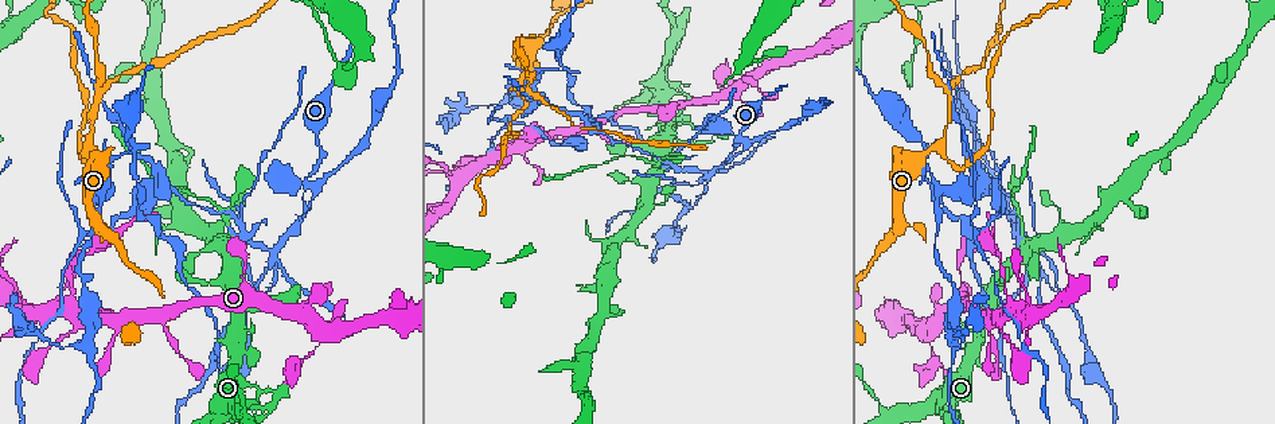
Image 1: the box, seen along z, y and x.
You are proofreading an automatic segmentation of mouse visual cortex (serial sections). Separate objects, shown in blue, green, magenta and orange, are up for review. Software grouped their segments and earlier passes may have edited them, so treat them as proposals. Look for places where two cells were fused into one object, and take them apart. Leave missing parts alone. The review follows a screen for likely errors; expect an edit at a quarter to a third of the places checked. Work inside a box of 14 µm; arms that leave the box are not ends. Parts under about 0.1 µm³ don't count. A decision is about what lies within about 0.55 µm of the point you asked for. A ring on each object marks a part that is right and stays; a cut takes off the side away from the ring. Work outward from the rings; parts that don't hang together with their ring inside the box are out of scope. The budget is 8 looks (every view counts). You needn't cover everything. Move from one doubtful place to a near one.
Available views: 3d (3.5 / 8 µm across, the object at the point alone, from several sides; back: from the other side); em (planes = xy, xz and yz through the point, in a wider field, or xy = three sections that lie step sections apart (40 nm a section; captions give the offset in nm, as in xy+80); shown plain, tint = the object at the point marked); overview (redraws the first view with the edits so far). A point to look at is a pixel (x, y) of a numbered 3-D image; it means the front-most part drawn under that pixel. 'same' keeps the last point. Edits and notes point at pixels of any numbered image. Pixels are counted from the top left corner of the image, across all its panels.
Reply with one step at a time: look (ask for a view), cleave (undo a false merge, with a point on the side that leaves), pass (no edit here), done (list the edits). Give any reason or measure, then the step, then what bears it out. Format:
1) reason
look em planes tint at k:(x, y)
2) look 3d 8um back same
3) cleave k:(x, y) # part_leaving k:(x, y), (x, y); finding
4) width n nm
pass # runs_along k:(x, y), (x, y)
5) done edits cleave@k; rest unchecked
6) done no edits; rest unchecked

thick turns thin
look 3d 8um at 1:(945, 406)

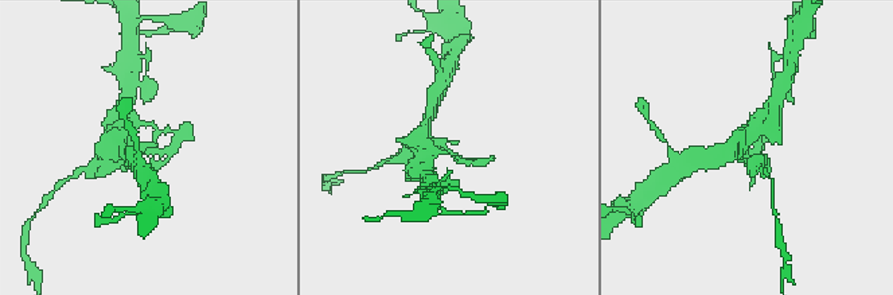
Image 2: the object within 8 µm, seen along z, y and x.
closer look
look 3d 3.5um at 2:(140, 148)

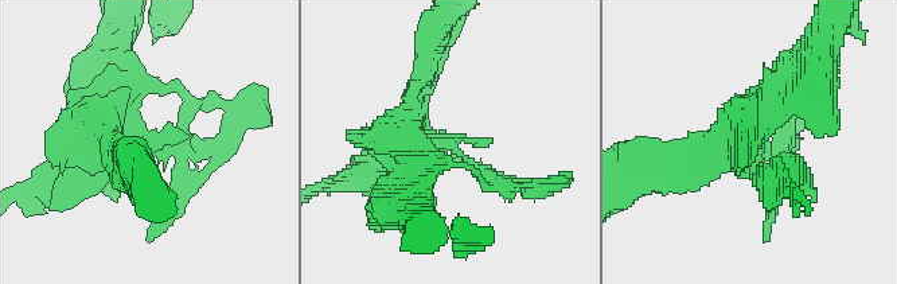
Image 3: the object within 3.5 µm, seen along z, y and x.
need the tissue
look em xy step 5 tint at 3:(149, 143)

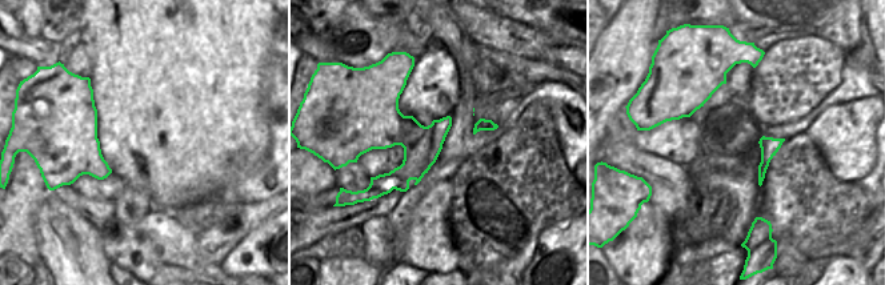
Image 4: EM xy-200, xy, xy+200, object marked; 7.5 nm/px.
cleave 3:(74, 183) # part_leaving 3:(753, 168), (802, 202); a second cell is stuck on

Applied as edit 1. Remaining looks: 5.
look overview

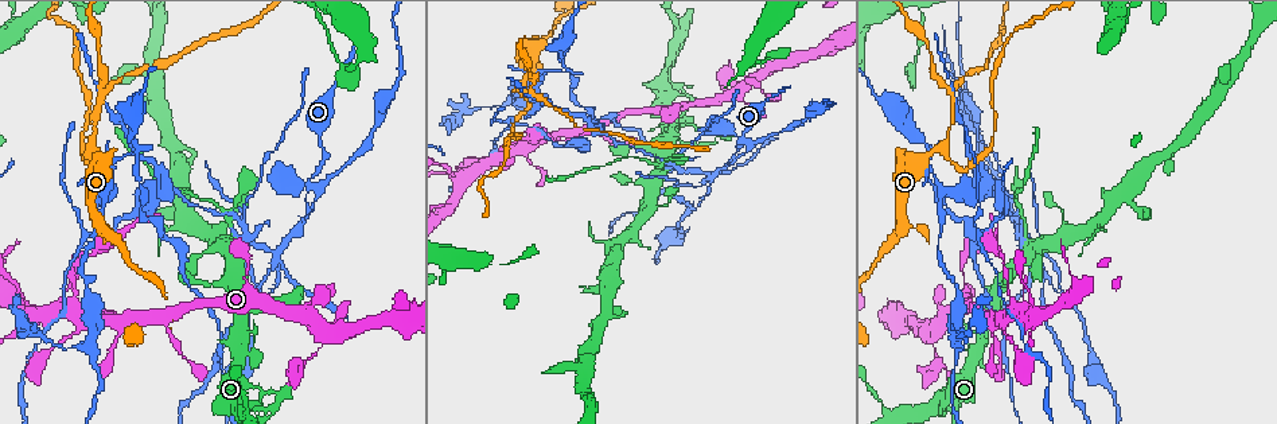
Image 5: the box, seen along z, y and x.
looks like a crossing
look 3d 8um at 5:(310, 179)

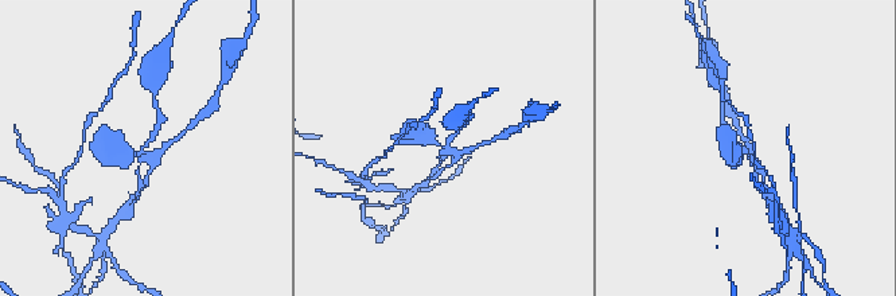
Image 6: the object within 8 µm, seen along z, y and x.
closer look
look 3d 3.5um at 6:(447, 145)

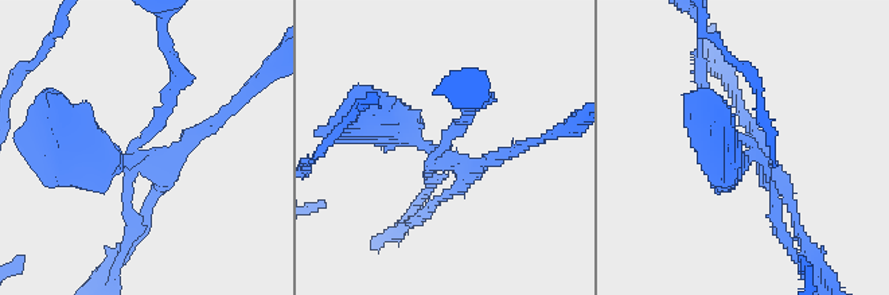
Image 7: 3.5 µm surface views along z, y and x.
shape alone is not enough
look em xy step 3 tint at 7:(140, 140)

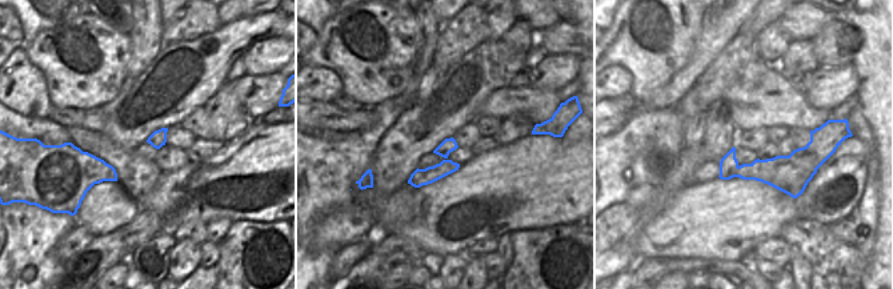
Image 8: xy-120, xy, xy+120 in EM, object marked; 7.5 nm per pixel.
cleave 7:(113, 154) # part_leaving 7:(444, 155), (464, 179), (432, 208); a second cell is stuck on

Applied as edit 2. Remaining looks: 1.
done edits cleave@3, cleave@7; rest unchecked

